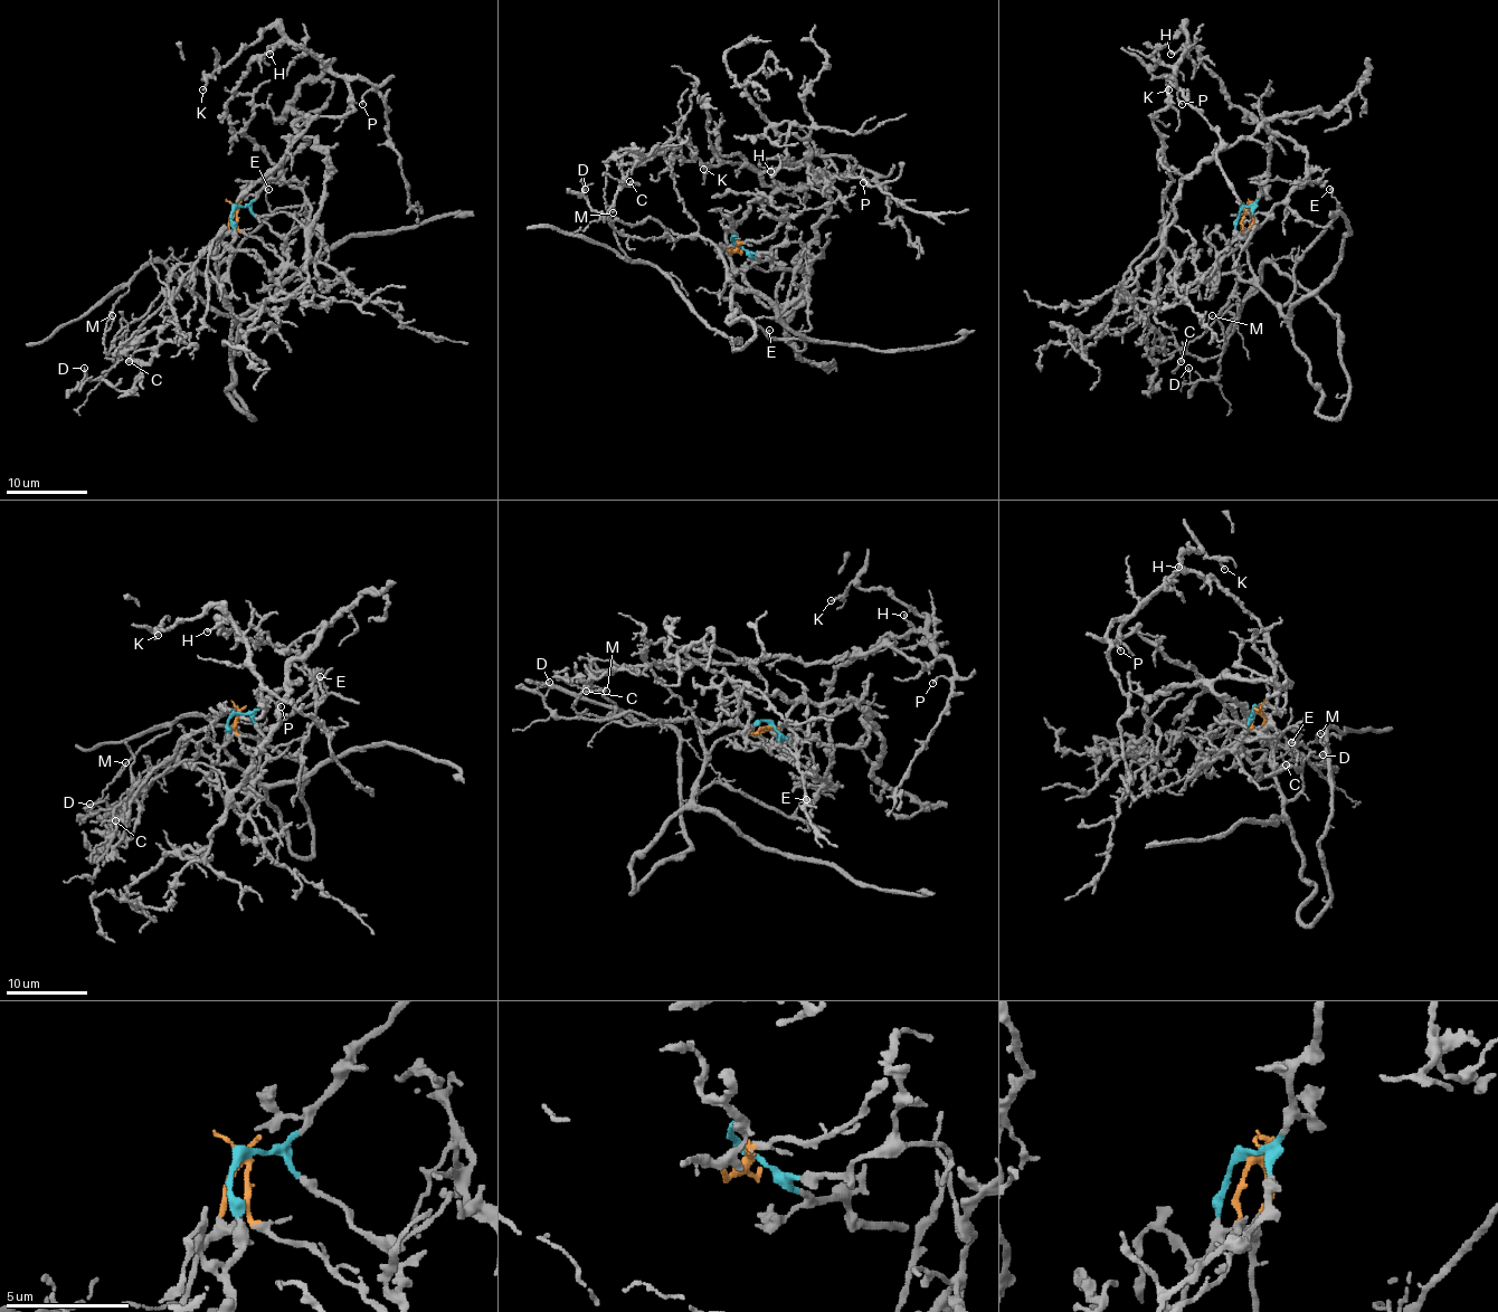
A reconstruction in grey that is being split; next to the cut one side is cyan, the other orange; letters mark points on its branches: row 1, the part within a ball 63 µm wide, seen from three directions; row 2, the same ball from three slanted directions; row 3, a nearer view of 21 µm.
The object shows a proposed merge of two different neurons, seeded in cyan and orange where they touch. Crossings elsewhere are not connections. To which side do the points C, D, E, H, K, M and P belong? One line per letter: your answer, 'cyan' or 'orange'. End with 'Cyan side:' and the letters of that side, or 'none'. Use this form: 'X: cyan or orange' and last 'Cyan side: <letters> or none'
C: orange
D: orange
E: orange
H: cyan
K: cyan
M: orange
P: cyan
Cyan side: H, K, P

